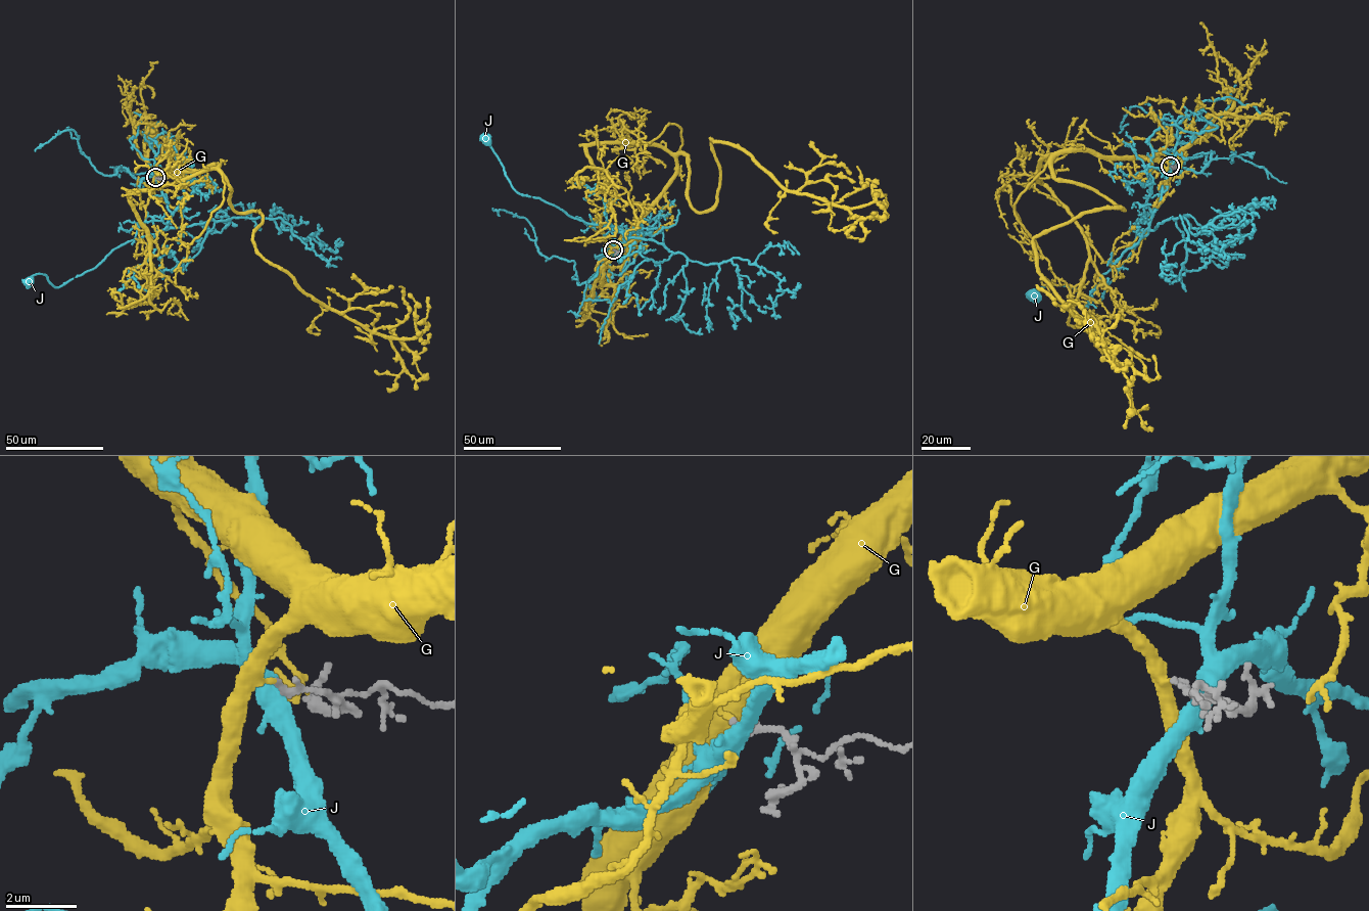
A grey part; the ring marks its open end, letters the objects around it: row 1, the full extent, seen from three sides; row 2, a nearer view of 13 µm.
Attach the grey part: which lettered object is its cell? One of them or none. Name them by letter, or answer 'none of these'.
G

